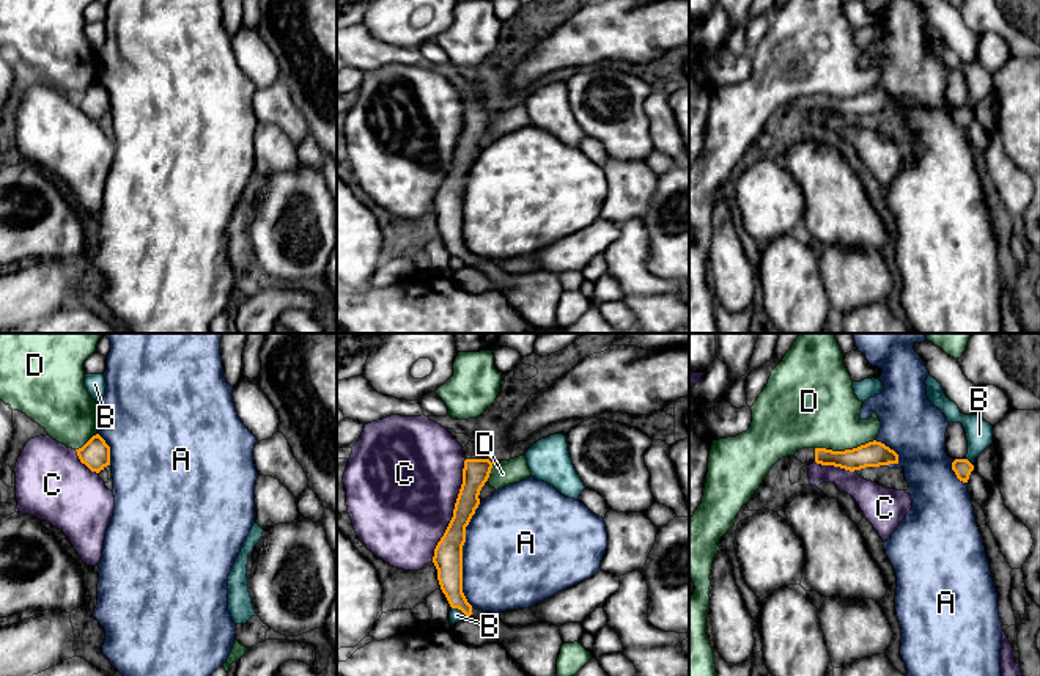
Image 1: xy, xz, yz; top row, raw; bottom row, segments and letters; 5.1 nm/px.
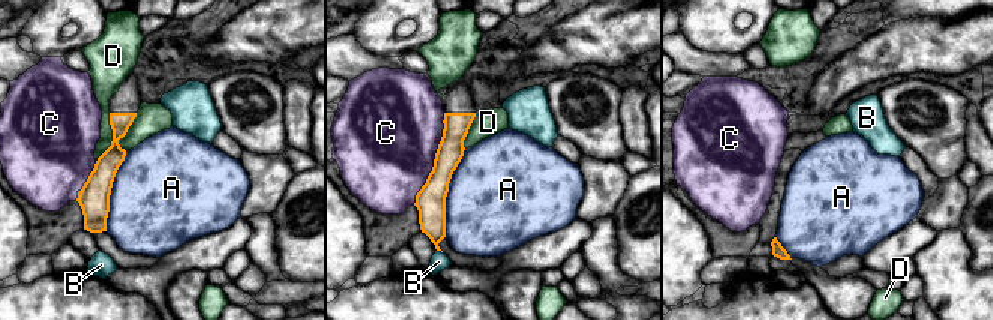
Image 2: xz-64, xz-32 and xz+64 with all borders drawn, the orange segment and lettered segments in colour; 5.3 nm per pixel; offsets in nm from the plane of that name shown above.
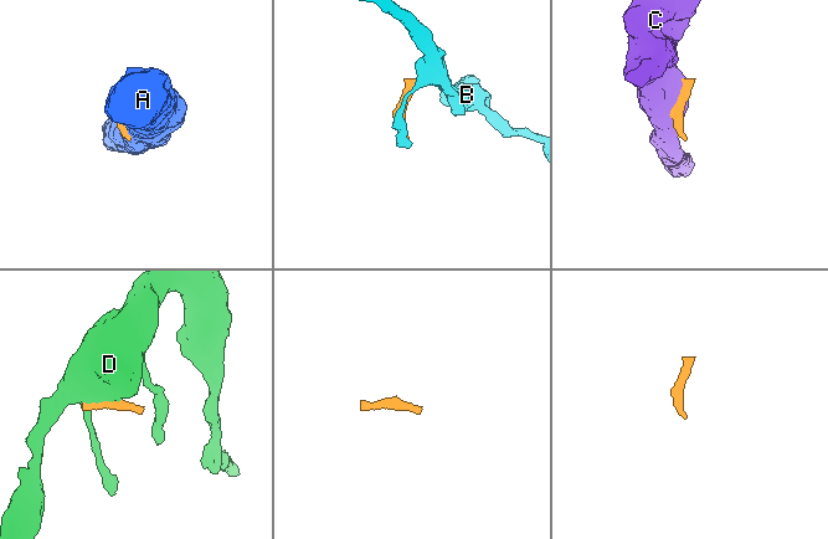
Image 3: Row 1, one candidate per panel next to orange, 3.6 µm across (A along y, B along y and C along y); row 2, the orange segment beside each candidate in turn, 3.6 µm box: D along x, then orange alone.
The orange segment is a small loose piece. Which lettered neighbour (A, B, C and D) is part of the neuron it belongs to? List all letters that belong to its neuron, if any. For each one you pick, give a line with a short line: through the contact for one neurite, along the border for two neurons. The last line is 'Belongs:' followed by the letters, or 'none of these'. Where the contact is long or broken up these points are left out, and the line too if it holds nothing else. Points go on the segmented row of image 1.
Belongs: none of these

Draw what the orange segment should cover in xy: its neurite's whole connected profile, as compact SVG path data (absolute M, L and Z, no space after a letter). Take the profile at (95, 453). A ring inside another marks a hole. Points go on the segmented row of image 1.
M96 434L82 448L76 450L82 464L99 473L110 465L110 446Z

